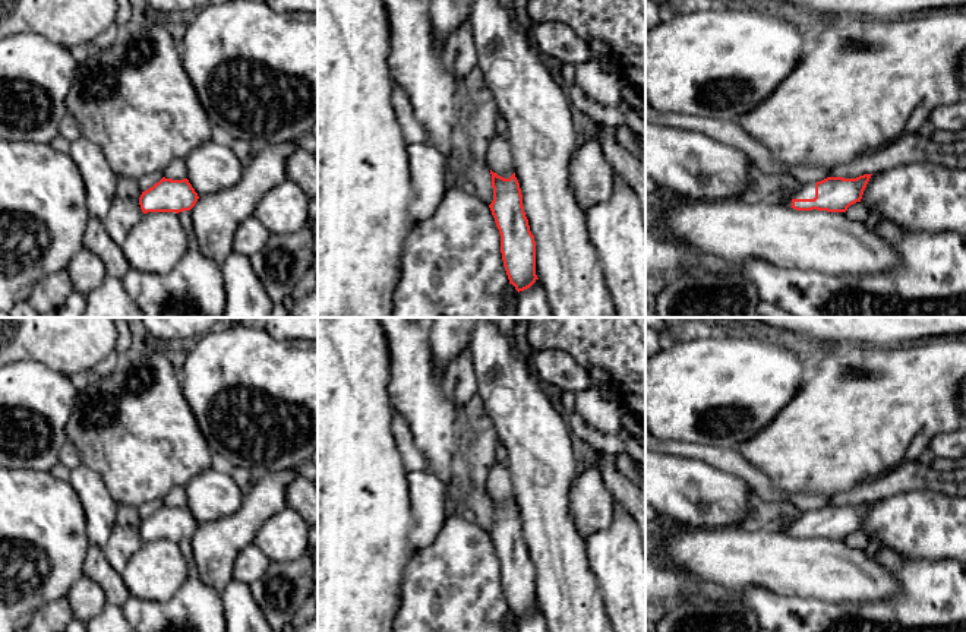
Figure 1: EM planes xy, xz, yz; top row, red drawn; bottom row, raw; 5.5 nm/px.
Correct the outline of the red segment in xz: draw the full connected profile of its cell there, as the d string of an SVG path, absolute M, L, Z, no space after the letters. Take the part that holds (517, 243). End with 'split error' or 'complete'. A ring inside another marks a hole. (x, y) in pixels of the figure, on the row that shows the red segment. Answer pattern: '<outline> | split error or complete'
M493 173L493 200L489 205L501 234L501 253L509 284L515 290L530 288L536 275L536 241L523 206L523 195L515 173L503 178Z | complete

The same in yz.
M864 174L856 178L827 177L805 184L785 205L796 211L846 212L850 205L861 202L871 176Z | split error

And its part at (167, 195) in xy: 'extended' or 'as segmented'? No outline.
as segmented

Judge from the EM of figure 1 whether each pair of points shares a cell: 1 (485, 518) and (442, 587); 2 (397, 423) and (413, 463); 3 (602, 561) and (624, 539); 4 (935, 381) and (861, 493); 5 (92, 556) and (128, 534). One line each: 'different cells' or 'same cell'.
1: different cells
2: same cell
3: same cell
4: different cells
5: different cells

